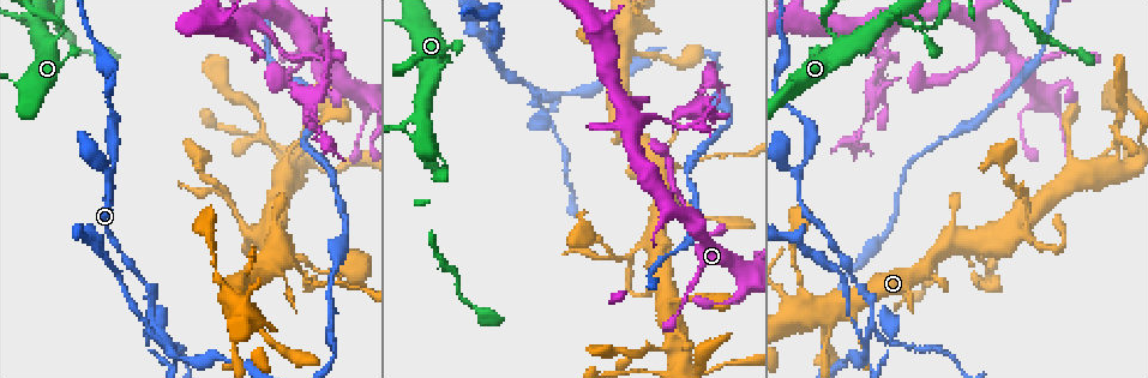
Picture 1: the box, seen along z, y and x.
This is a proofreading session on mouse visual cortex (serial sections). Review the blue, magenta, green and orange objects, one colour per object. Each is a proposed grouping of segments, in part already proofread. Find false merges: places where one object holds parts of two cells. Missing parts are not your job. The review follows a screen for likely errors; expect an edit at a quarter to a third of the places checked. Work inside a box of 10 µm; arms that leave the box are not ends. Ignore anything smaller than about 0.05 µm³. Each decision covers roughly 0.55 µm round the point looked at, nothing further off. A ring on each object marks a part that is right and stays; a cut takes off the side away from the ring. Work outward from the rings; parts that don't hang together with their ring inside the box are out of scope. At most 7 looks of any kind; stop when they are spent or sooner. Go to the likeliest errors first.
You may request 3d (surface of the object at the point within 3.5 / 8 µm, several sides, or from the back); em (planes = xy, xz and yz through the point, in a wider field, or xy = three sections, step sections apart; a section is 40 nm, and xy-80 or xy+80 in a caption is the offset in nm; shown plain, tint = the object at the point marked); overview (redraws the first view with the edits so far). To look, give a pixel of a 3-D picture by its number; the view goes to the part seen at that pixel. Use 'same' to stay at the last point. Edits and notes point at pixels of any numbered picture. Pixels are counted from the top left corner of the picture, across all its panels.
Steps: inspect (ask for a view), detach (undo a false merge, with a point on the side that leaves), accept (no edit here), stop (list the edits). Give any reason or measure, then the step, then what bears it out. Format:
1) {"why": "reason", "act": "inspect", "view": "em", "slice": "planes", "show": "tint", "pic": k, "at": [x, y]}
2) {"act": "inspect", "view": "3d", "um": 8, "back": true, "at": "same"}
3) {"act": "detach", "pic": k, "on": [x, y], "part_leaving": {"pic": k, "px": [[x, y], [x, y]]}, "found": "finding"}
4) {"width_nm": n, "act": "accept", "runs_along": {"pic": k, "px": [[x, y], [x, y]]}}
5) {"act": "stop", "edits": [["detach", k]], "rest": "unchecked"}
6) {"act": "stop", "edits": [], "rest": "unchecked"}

{"why": "looks like a crossing", "act": "inspect", "view": "3d", "um": 8, "pic": 1, "at": [545, 99]}

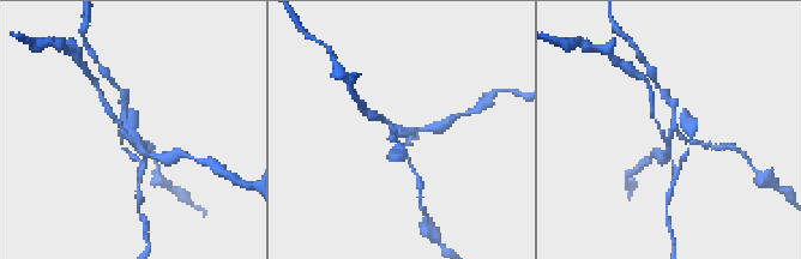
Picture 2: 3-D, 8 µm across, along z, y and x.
{"act": "inspect", "view": "3d", "um": 3.5, "back": true, "at": "same"}

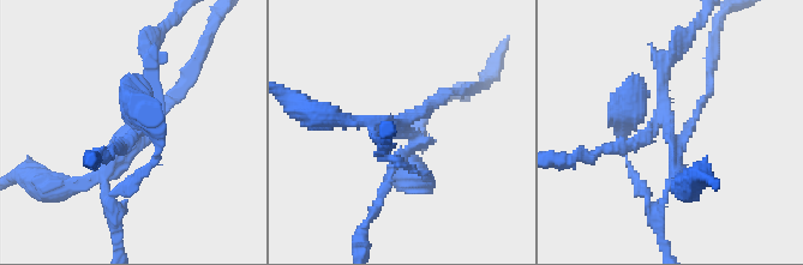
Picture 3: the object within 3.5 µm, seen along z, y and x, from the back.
{"act": "detach", "pic": 3, "on": [132, 101], "part_leaving": {"pic": 3, "px": [[663, 92], [660, 112], [678, 178]]}, "found": "two cells meet here"}

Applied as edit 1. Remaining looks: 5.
{"why": "see it whole again", "act": "inspect", "view": "overview"}

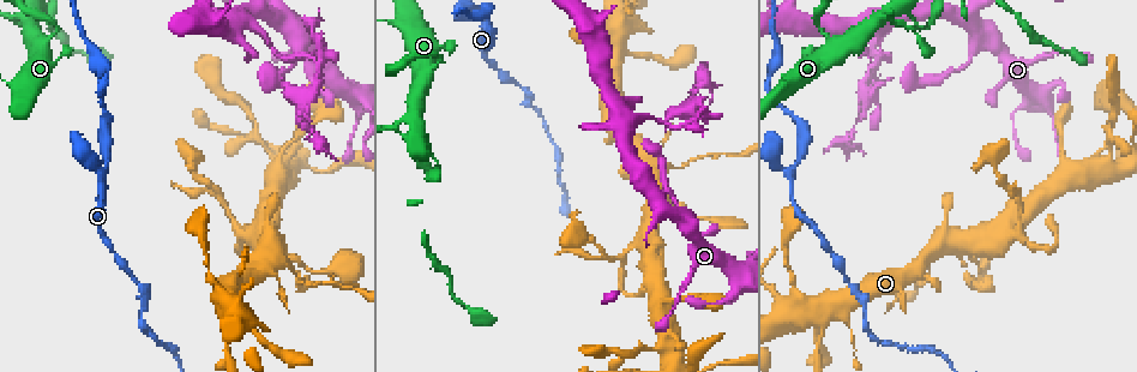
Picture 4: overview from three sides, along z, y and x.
{"why": "three-way junction", "act": "inspect", "view": "3d", "um": 8, "pic": 4, "at": [485, 29]}

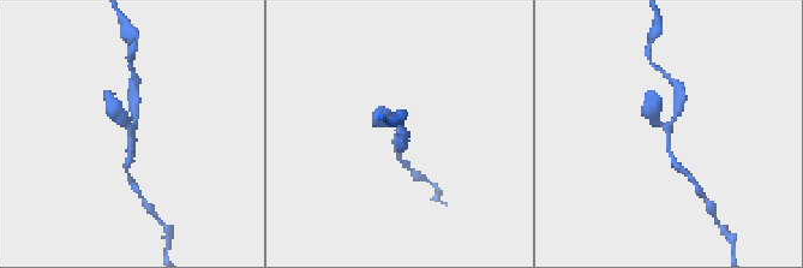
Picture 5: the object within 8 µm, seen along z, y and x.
{"arms": 3, "arm_widths_nm": [150, 250, 350], "act": "inspect", "view": "em", "slice": "planes", "show": "tint", "at": "same"}

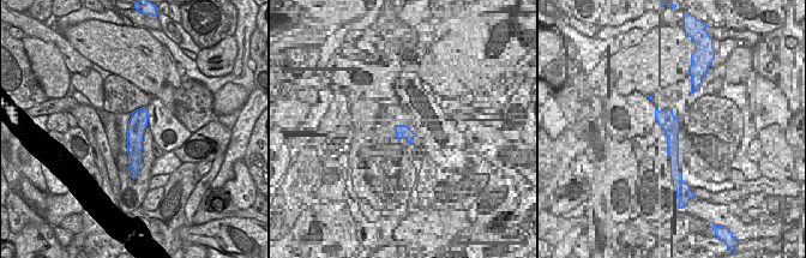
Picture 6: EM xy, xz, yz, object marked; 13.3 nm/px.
{"act": "accept", "runs_along": {"pic": 6, "px": [[143, 110], [134, 132], [133, 170]]}, "found": "continuous, no second cell"}

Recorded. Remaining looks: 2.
{"act": "inspect", "view": "3d", "um": 3.5, "pic": 4, "at": [641, 349]}

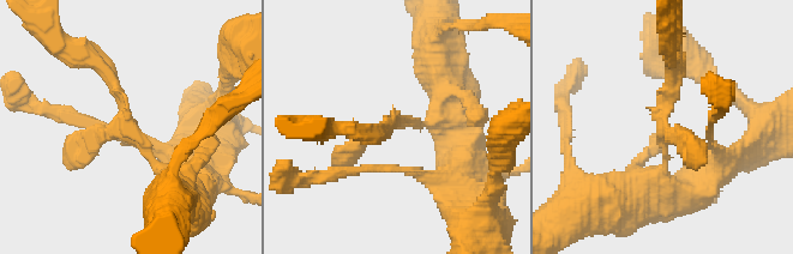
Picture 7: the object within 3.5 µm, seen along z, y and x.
{"act": "inspect", "view": "em", "slice": "xy", "step": 1, "show": "tint", "pic": 7, "at": [662, 131]}

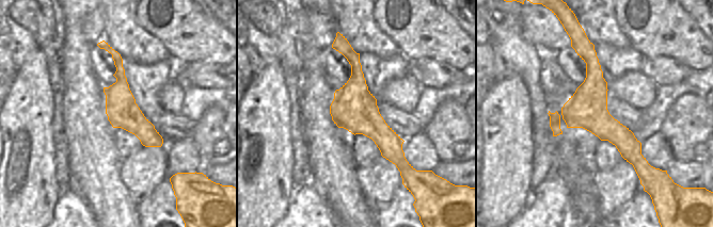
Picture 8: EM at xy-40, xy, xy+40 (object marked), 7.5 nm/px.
{"act": "accept", "runs_along": {"pic": 7, "px": [[180, 189], [96, 61]]}, "found": "all the same cell"}

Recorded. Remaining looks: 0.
{"act": "stop", "edits": [["detach", 3]], "rest": "unchecked"}

